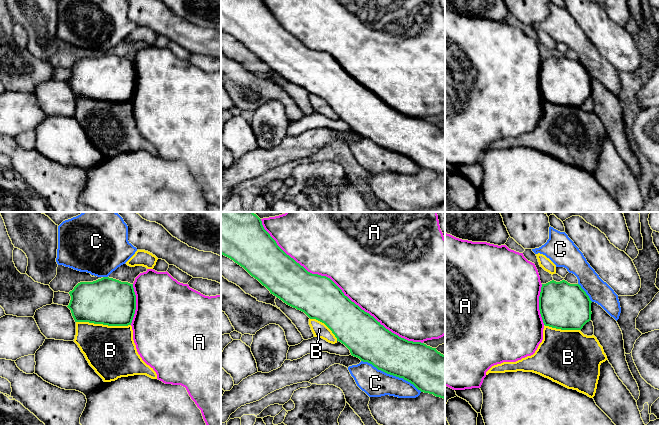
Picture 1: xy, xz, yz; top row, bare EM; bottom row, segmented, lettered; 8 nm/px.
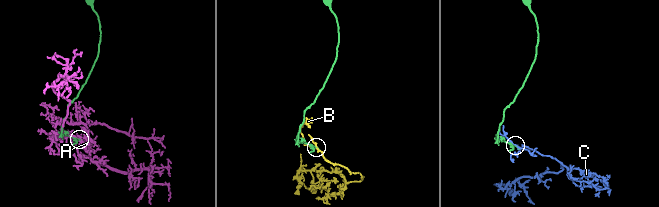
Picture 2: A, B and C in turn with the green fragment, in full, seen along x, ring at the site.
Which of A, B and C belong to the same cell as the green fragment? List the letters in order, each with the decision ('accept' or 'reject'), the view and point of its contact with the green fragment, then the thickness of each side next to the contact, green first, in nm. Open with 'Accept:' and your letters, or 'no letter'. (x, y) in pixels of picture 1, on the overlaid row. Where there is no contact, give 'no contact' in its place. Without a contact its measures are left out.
Accept: A
A: accept | xz (338, 287) | 340/500 nm
B: reject | xy (103, 324) | 380/400 nm
C: reject | xz (391, 374) | 320/220 nm

